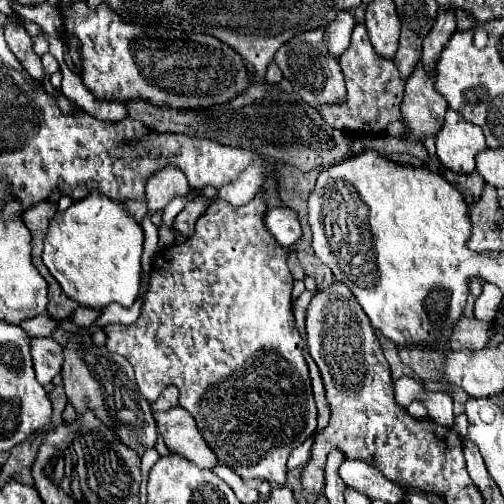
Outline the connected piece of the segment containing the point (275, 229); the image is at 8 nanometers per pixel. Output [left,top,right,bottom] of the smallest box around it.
[263,206,299,248]

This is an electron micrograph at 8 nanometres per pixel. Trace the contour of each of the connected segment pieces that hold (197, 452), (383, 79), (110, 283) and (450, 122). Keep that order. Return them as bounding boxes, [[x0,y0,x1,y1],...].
[[153,406,217,468],[321,24,405,134],[43,192,143,310],[435,110,487,174]]

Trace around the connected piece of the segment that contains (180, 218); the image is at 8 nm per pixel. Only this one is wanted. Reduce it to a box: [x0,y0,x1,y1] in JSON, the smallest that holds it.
[173,202,205,238]

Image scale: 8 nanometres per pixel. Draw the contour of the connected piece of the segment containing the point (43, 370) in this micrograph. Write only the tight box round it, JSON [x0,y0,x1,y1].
[33,338,63,384]

